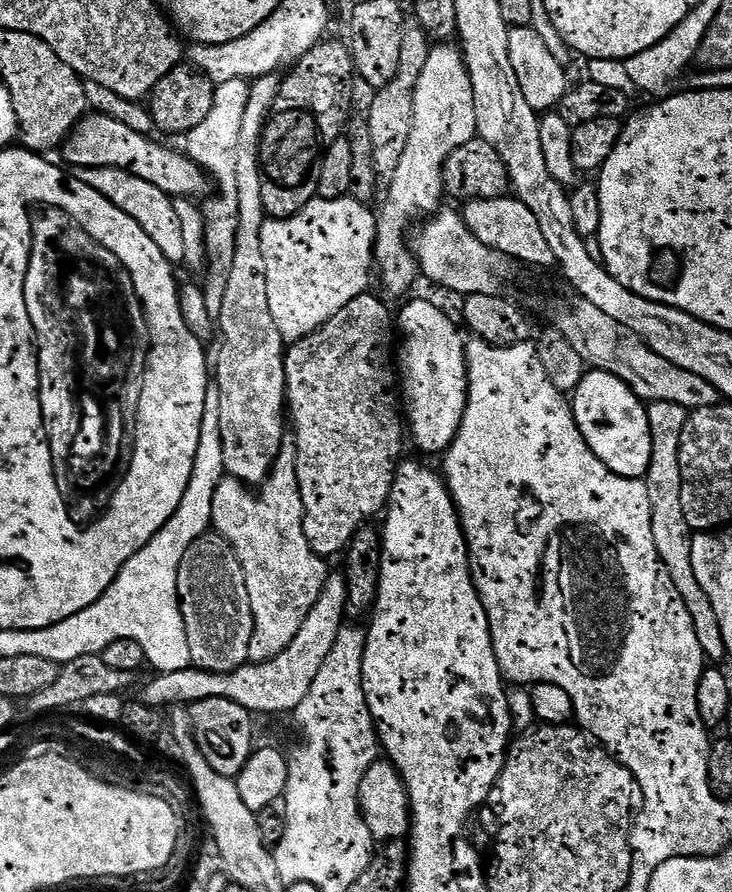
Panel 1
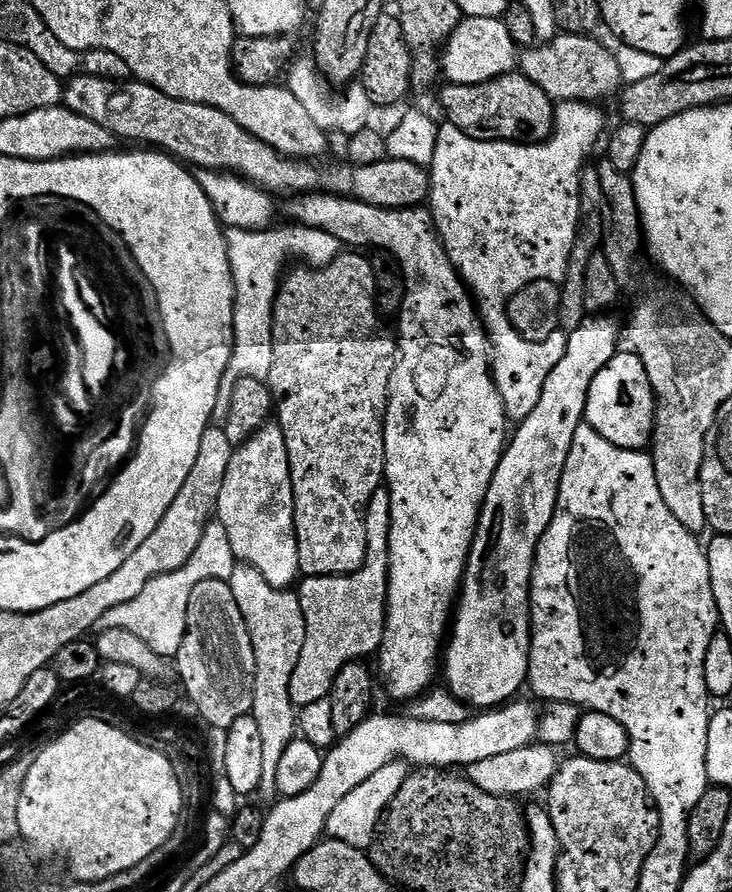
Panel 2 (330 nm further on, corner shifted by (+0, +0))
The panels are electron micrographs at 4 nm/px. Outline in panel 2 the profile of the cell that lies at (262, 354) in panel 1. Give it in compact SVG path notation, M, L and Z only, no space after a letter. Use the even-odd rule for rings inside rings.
M279 423L263 424L248 441L233 451L227 466L225 481L222 482L216 513L217 521L220 520L228 544L239 563L254 566L275 588L288 588L297 581L301 571L298 562L293 479L290 478L286 438L282 434Z

